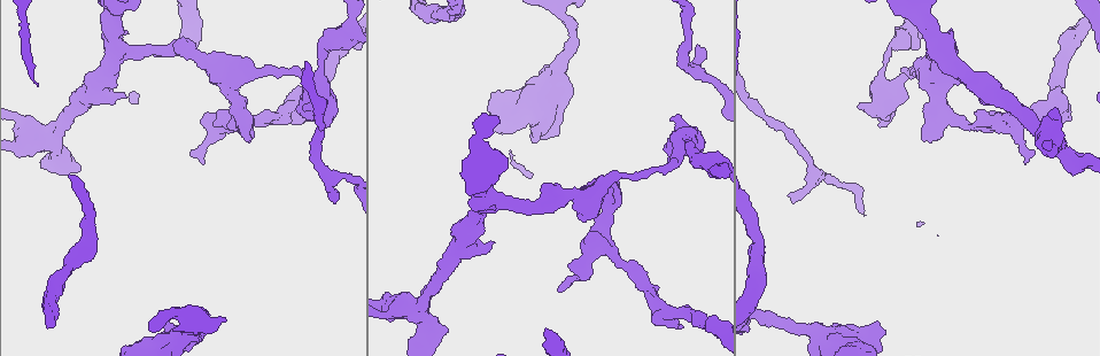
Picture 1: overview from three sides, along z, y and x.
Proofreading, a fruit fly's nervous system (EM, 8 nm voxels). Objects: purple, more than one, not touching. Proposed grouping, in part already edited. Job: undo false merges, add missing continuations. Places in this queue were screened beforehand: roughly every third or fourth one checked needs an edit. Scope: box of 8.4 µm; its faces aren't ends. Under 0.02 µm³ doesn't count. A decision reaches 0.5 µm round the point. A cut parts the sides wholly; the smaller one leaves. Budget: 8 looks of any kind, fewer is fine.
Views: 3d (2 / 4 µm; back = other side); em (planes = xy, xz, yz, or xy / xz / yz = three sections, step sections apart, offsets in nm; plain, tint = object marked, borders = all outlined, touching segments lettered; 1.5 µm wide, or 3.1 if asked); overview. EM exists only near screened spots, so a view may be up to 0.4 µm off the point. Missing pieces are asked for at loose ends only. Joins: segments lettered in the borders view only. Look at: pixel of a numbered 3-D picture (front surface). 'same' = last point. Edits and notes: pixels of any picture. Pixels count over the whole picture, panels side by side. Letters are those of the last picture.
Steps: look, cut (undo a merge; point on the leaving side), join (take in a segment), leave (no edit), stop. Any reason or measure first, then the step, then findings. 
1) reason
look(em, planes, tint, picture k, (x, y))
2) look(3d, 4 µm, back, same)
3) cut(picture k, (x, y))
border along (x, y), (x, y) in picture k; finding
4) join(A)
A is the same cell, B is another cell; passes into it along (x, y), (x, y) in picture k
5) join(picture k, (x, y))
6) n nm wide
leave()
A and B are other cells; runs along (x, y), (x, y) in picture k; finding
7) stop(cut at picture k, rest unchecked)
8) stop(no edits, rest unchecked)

stops while still wide
look(em, planes, borders, picture 1, (493, 244))

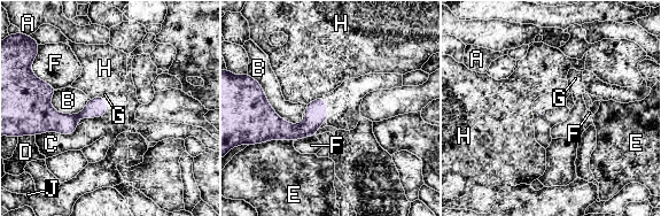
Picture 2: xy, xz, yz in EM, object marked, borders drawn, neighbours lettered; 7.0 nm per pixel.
B touches over 440 nm
leave()
A, B, C, D, E, F, G, H and J are other cells; no lettered segment goes on from it

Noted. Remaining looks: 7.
sharp bend
look(3d, 4 µm, back, picture 1, (756, 311))

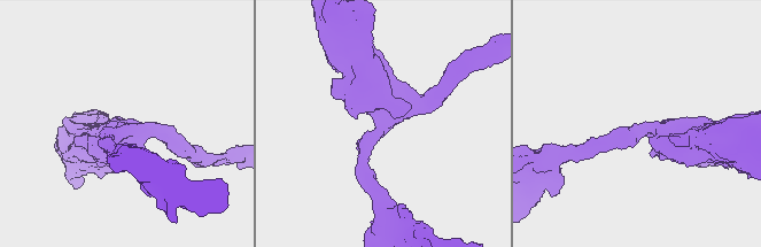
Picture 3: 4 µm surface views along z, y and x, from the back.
now the EM
look(em, planes, borders, picture 3, (642, 132))

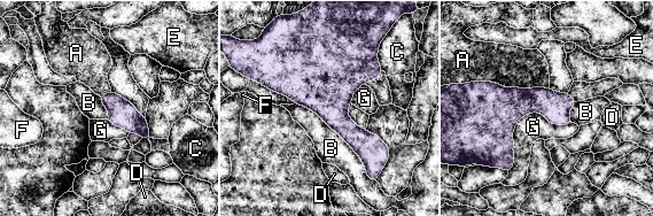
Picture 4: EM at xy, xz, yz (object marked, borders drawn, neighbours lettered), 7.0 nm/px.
leave()
A, B, C, D, E, F and G are other cells; border along (573, 122), (526, 114), (508, 172) in picture 4; continuous, no second neuron

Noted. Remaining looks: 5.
look(em, planes, plain, picture 1, (535, 140))

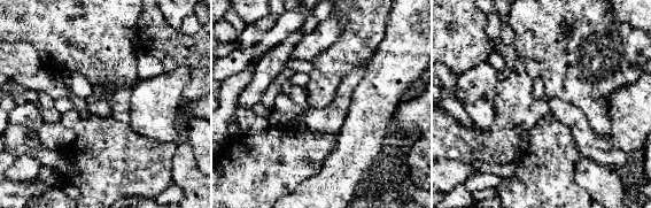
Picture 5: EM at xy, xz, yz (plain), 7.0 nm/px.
see the neighbours
look(em, planes, borders, same)

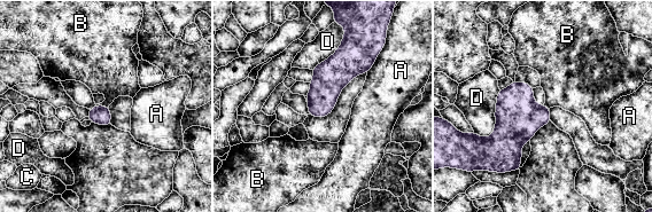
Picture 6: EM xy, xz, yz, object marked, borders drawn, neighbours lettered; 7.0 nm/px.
D touches over 360 nm
leave()
A, B, C and D are other cells; border along (96, 104), (108, 107) in picture 6; none of them fits

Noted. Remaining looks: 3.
stop(no edits, rest unchecked)

